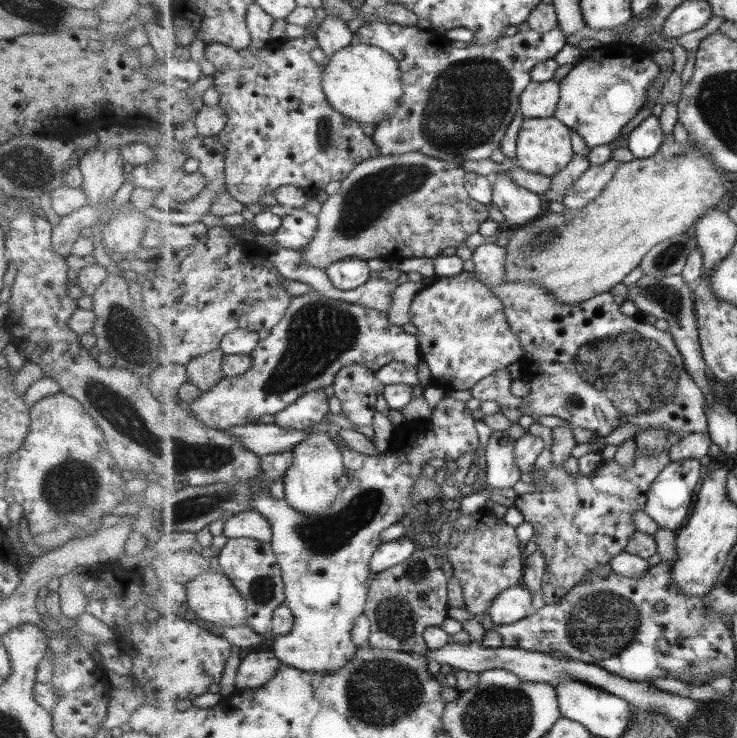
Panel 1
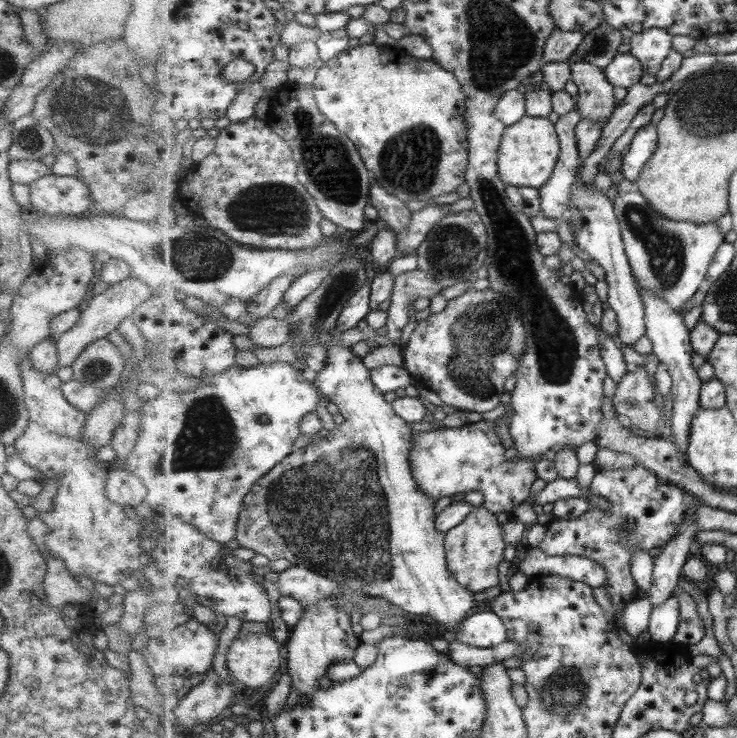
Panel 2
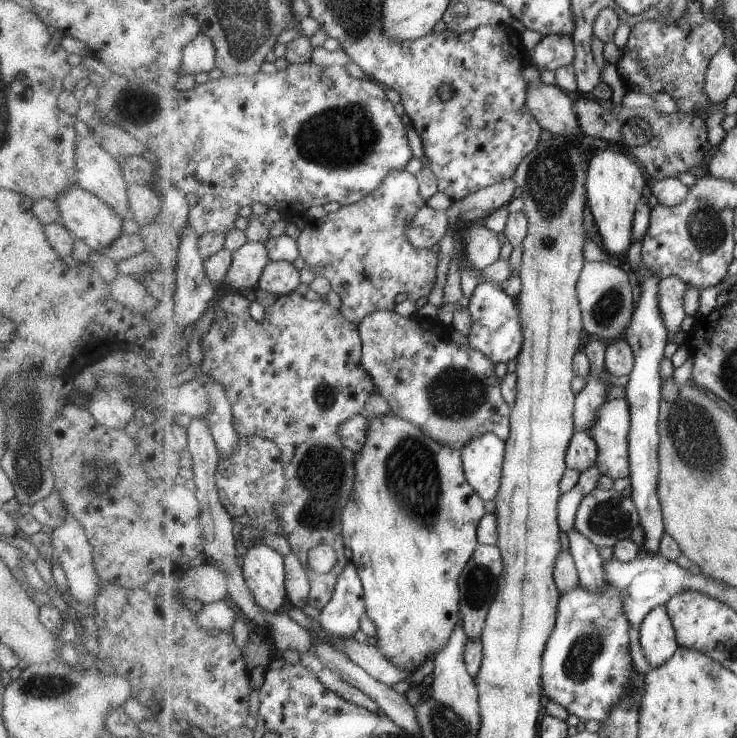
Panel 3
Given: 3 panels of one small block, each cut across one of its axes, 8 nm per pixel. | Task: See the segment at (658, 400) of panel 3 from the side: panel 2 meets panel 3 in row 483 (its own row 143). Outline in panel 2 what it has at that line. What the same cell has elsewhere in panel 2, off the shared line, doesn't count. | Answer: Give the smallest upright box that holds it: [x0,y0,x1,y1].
[621,122,659,184]

